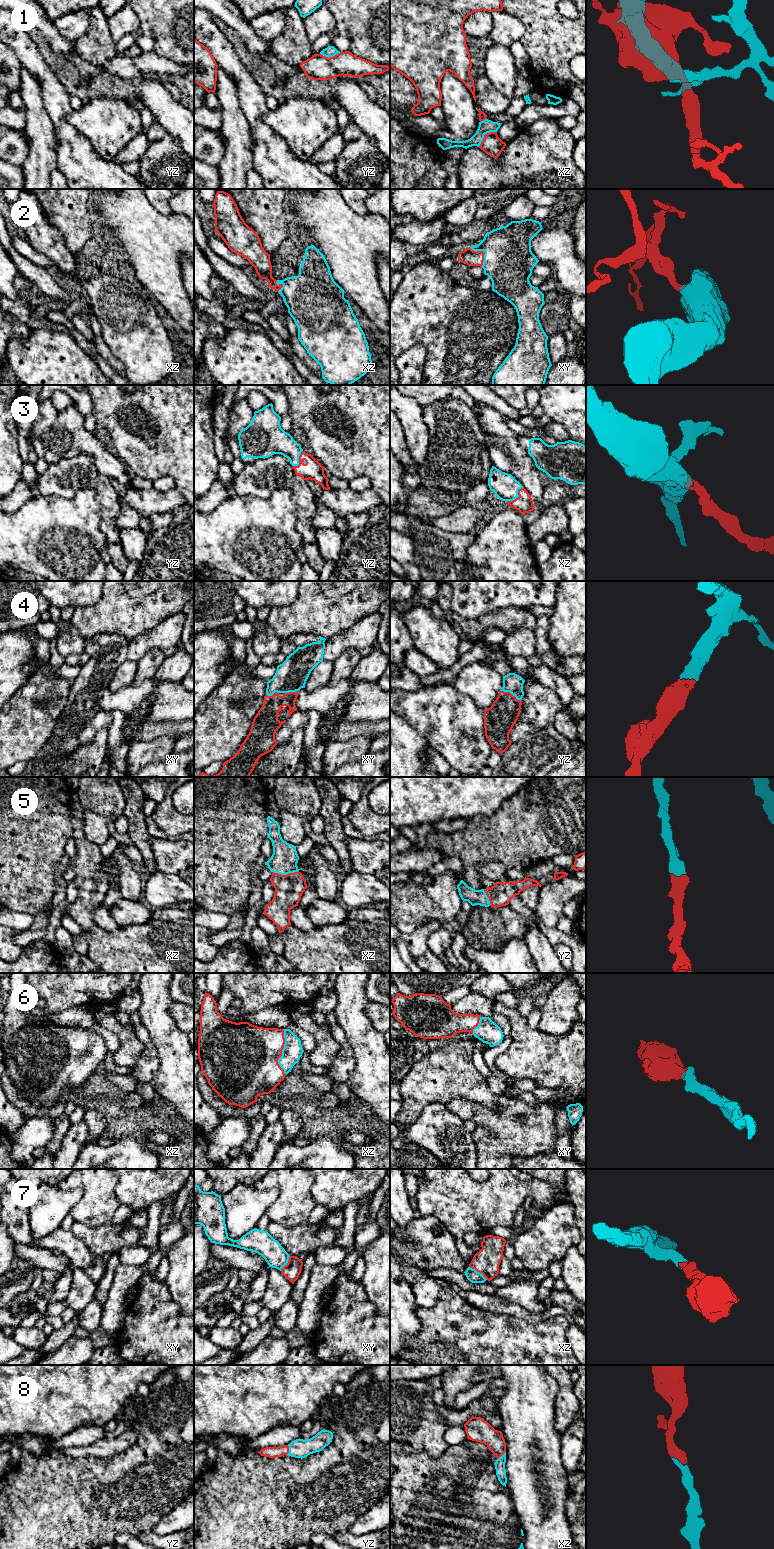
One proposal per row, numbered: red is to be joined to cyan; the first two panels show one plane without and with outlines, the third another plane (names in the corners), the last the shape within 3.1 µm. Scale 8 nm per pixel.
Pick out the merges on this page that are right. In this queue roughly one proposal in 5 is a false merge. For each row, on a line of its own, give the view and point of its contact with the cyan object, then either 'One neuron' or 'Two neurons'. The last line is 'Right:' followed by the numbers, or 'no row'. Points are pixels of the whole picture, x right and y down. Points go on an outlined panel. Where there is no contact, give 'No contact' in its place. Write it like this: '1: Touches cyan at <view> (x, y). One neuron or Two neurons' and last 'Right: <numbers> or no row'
1: Touches cyan at xz (484, 134). Two neurons
2: Touches cyan at xy (484, 251). One neuron
3: Touches cyan at xz (517, 497). One neuron
4: Touches cyan at yz (511, 693). One neuron
5: Touches cyan at xz (285, 874). One neuron
6: Touches cyan at xz (282, 1052). One neuron
7: Touches cyan at xz (478, 1272). One neuron
8: Touches cyan at yz (289, 1450). One neuron
Right: 2, 3, 4, 5, 6, 7, 8

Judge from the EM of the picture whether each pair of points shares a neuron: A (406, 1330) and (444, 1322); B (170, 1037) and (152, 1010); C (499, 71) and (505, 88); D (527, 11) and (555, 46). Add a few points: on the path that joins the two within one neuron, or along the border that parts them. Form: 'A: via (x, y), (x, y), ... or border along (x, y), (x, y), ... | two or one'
A: border along (417, 1306), (415, 1315), (421, 1329), (406, 1345) | two
B: via (163, 1030), (155, 1017) | one
C: via (502, 75), (505, 84) | one
D: via (536, 20), (547, 31), (549, 37) | one

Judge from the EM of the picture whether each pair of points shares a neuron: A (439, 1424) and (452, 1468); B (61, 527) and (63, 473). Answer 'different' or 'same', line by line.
A: different
B: different

